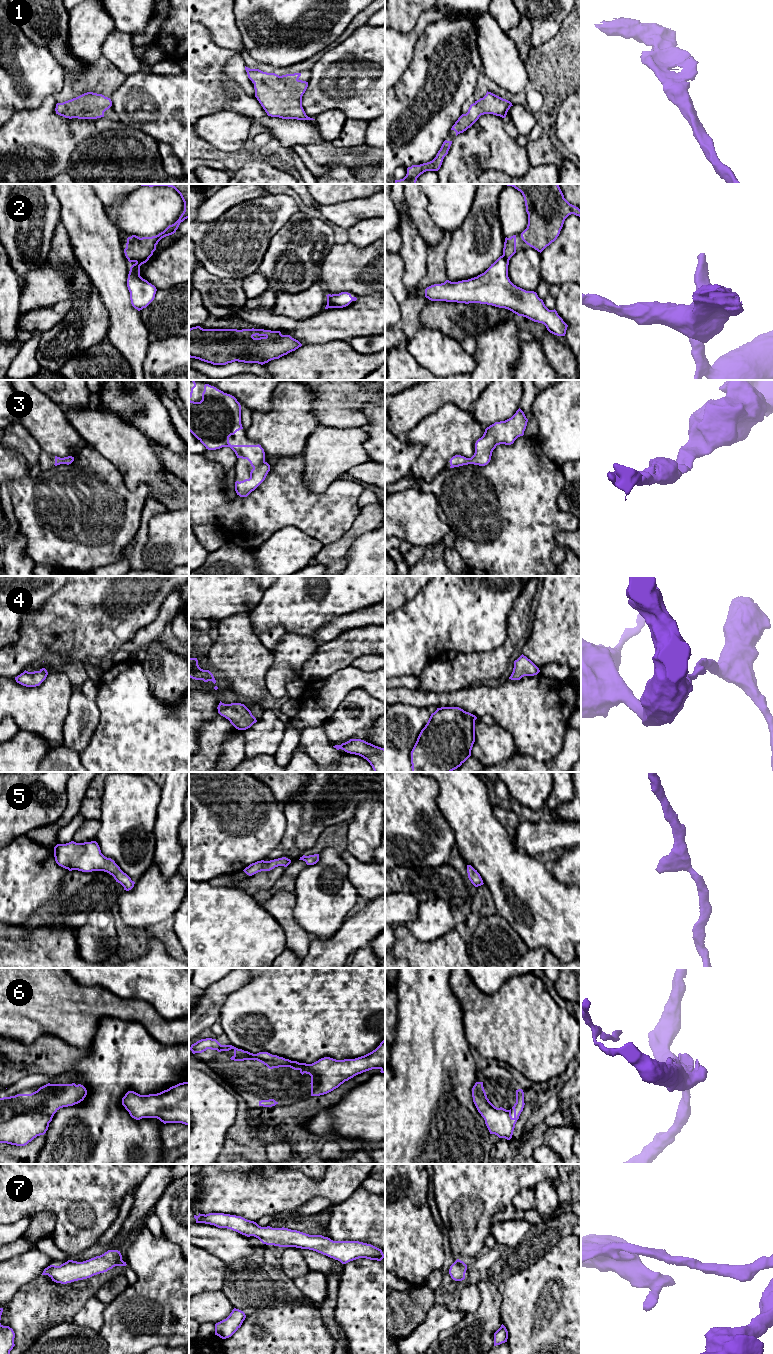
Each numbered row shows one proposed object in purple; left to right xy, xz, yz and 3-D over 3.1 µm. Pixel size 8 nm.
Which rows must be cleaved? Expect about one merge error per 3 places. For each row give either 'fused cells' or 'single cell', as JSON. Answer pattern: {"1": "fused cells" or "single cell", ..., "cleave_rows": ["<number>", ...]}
{"1": "single cell", "2": "fused cells", "3": "single cell", "4": "single cell", "5": "single cell", "6": "single cell", "7": "single cell", "cleave_rows": ["2"]}

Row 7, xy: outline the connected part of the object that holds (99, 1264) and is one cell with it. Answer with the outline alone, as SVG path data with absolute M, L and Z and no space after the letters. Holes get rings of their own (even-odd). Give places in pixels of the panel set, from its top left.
M108 1250L83 1262L68 1260L60 1266L50 1265L44 1269L42 1275L48 1275L56 1283L67 1284L107 1272L115 1266L126 1265L120 1251Z

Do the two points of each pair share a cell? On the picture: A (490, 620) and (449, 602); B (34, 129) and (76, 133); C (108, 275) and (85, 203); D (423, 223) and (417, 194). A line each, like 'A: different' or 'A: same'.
A: same
B: same
C: same
D: same

